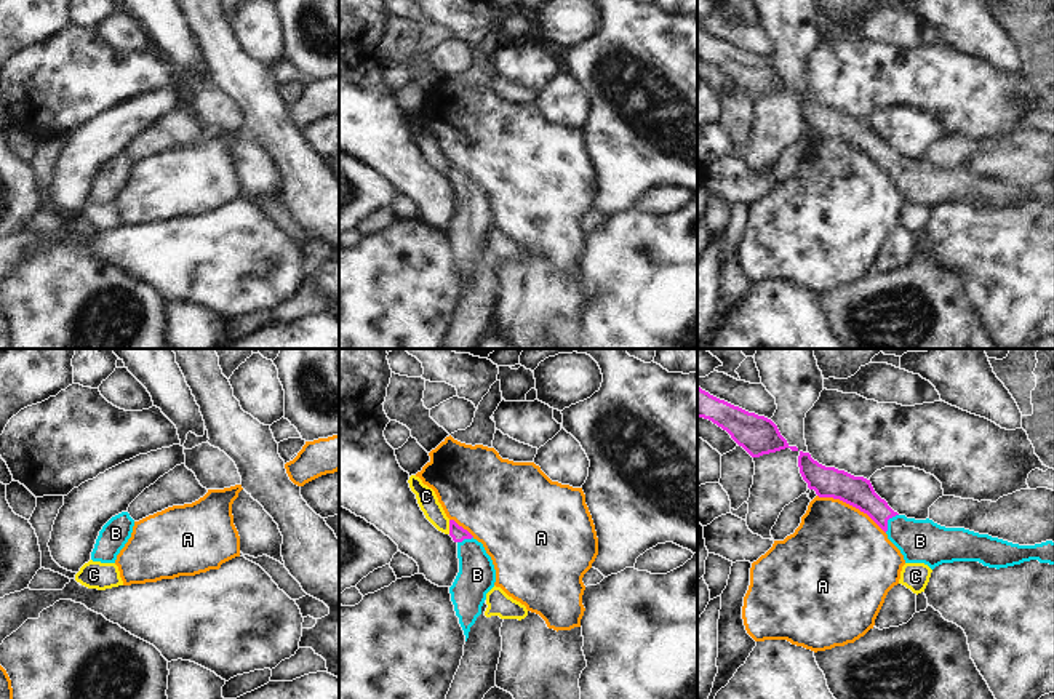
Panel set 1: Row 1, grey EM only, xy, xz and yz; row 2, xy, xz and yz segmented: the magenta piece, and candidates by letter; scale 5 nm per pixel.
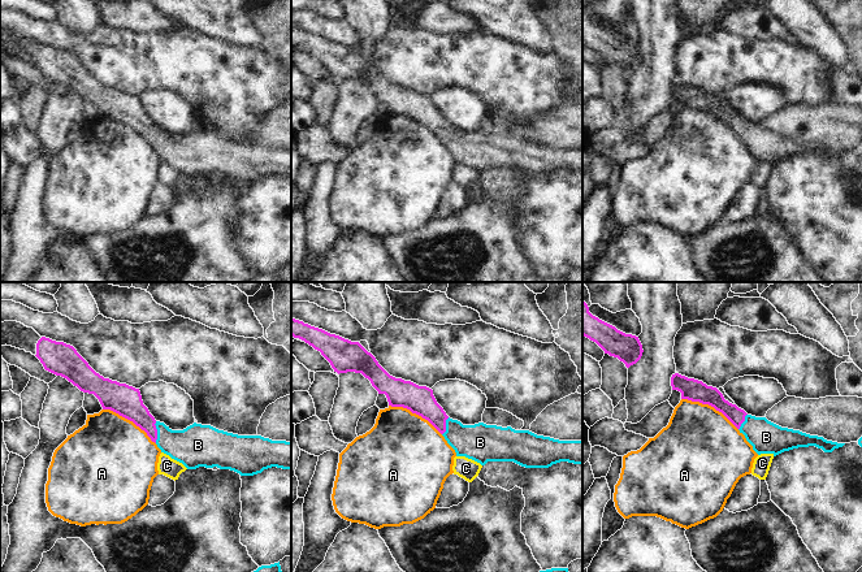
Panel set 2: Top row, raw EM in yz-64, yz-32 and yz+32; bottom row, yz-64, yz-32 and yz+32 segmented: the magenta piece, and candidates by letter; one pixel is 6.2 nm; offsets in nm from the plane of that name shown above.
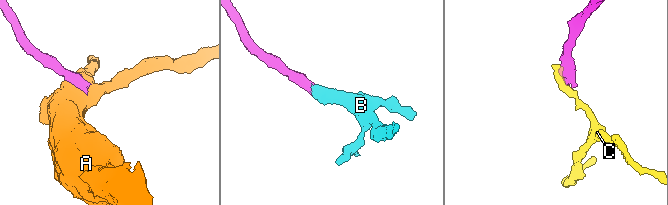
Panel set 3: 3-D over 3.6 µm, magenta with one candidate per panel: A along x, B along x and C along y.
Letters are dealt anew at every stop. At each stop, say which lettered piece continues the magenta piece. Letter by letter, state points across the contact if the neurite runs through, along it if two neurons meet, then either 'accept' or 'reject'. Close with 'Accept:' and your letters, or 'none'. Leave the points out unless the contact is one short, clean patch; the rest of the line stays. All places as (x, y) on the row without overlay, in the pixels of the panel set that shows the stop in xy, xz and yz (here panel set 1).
A: reject
B: across yz (858, 133), (886, 163), (920, 183) | accept
C: along xz (448, 162), (450, 175) | reject
Accept: B

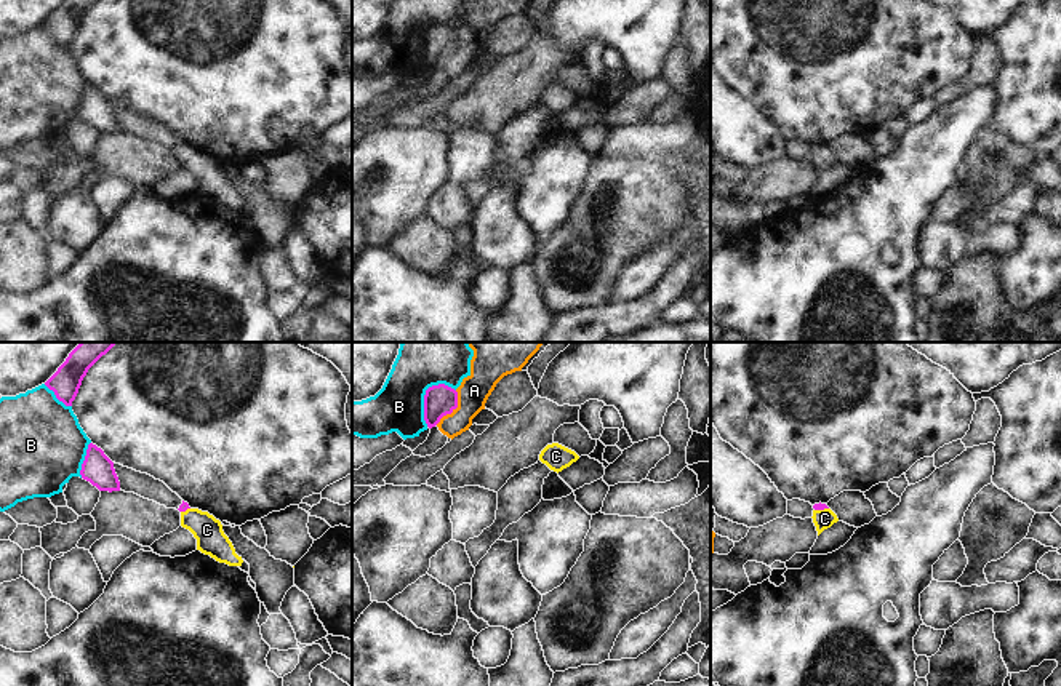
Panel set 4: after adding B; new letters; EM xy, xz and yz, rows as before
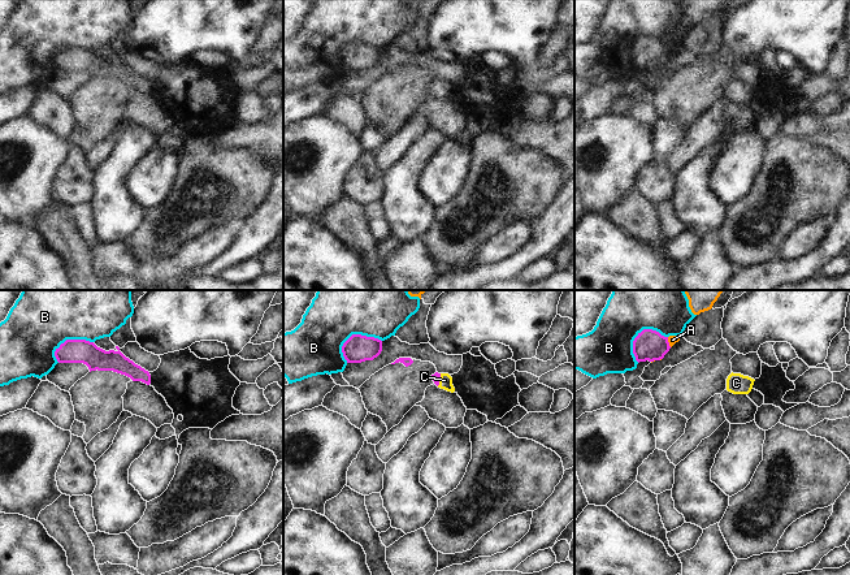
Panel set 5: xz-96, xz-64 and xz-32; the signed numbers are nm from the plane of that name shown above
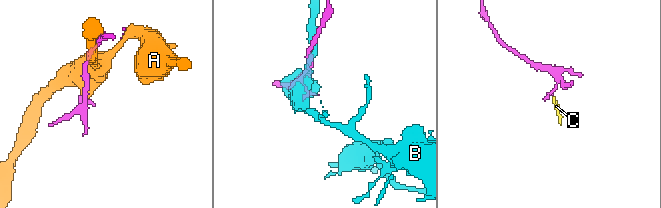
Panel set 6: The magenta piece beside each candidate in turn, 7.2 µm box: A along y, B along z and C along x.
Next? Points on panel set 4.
A: reject
B: reject
C: across yz (820, 147), (821, 151), (824, 160) | accept
Accept: C

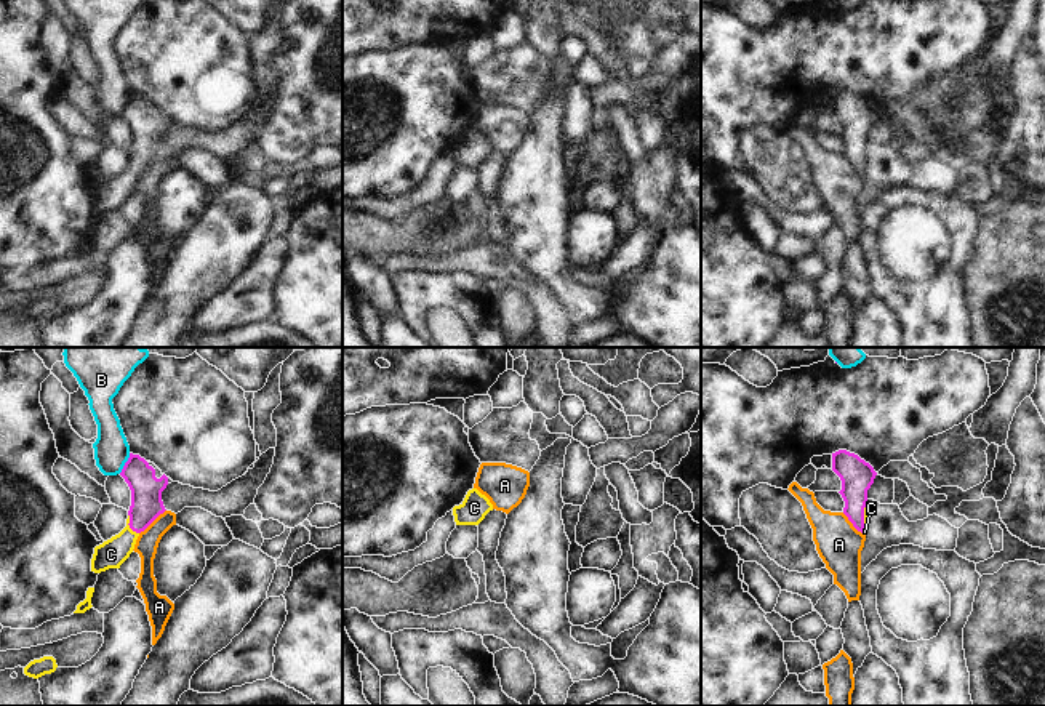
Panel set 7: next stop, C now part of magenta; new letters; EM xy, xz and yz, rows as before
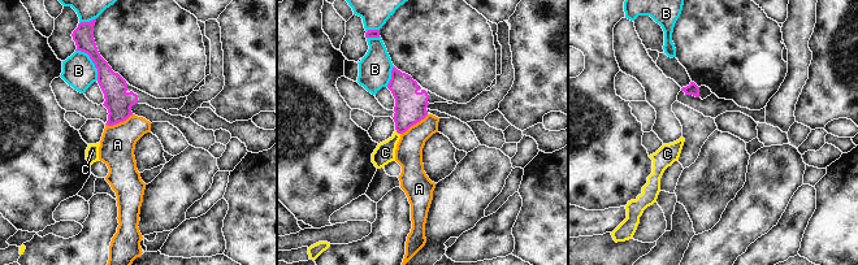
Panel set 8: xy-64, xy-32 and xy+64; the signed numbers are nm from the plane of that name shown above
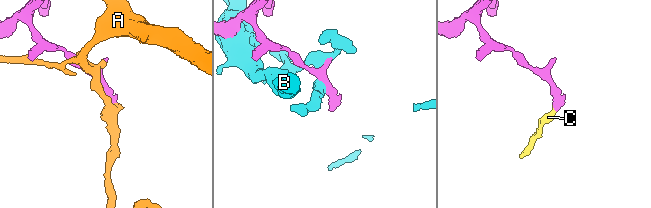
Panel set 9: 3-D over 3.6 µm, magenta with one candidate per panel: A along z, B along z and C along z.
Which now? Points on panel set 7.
A: reject
B: along xy (130, 95), (119, 114) | reject
C: across xy (146, 132), (146, 148), (128, 165), (127, 180), (111, 196) | accept
Accept: C

